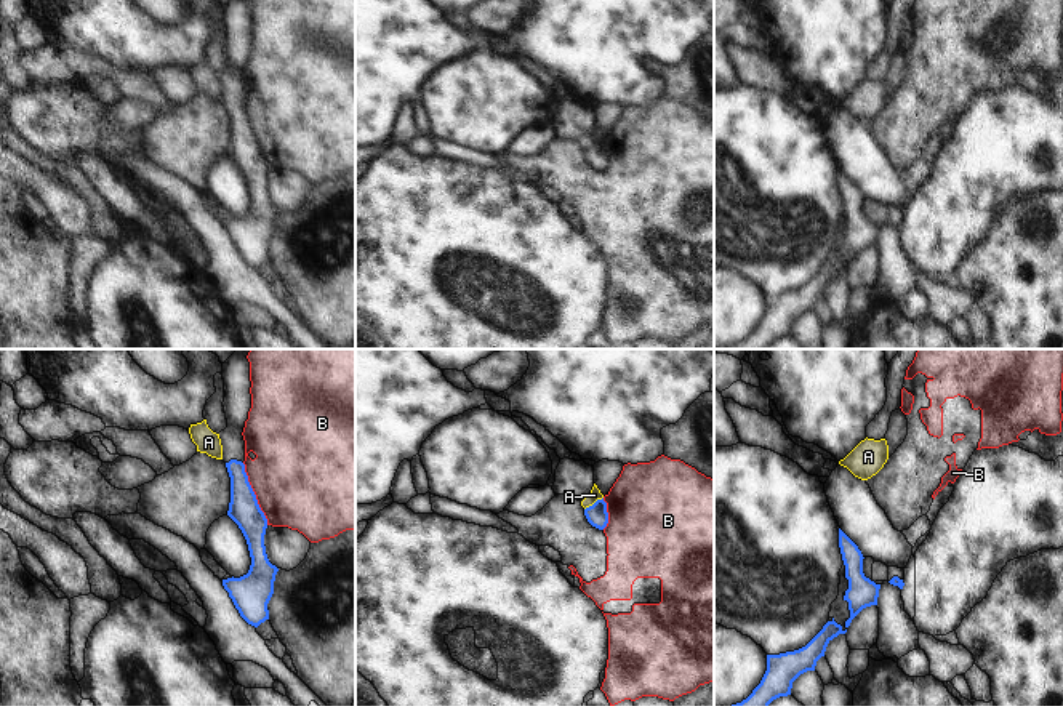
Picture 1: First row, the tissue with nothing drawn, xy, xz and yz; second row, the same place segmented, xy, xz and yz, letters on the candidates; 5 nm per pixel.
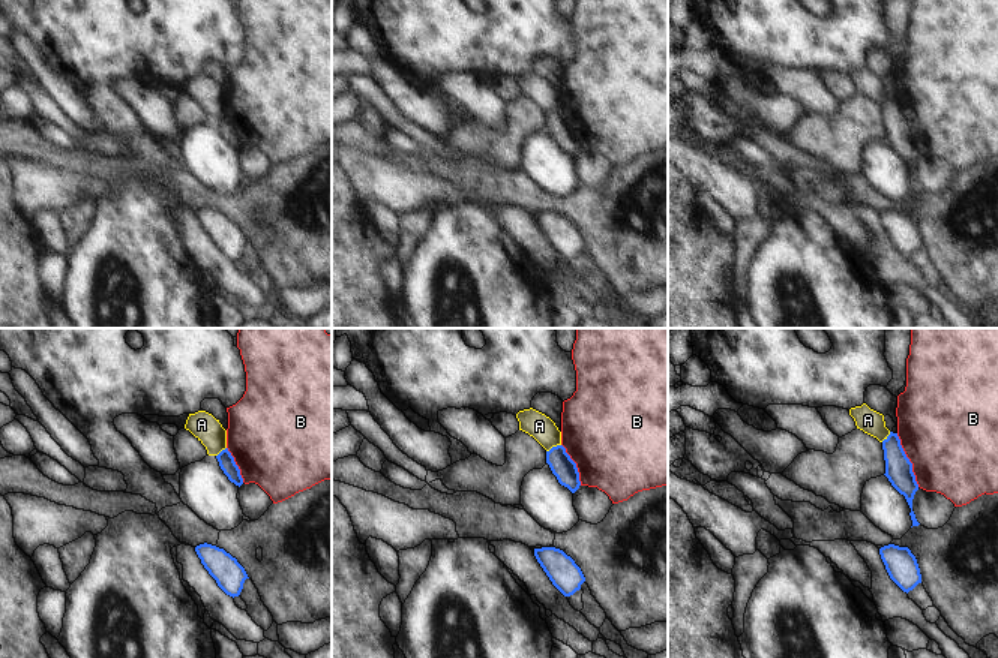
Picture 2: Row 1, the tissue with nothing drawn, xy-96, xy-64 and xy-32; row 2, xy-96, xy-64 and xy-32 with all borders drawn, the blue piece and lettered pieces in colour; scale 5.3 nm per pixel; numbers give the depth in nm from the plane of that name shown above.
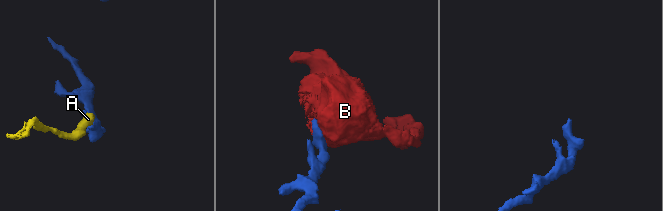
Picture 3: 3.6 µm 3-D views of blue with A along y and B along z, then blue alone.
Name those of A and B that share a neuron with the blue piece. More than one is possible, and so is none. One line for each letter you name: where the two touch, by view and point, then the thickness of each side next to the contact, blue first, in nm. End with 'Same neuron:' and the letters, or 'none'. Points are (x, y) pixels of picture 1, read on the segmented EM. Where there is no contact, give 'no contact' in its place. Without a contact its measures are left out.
Same neuron: none

